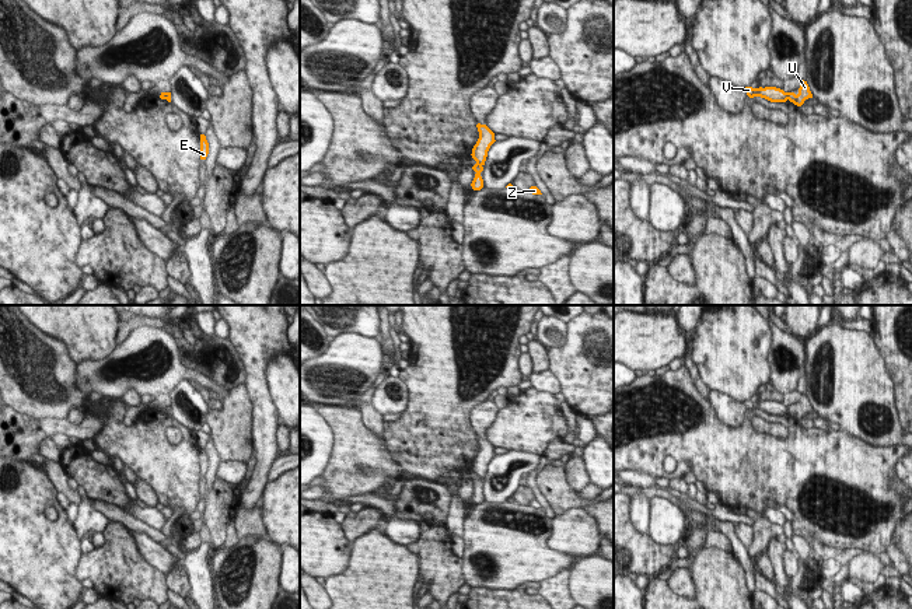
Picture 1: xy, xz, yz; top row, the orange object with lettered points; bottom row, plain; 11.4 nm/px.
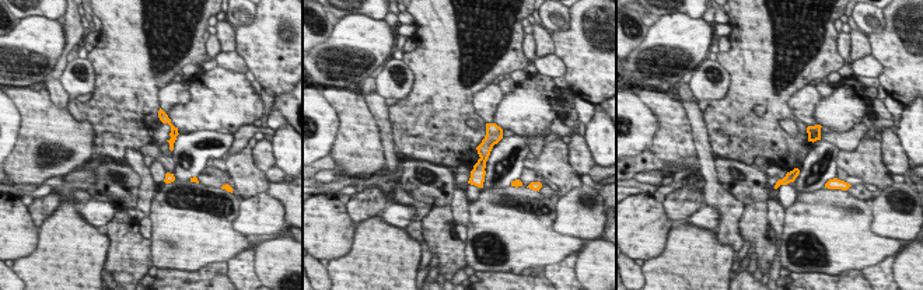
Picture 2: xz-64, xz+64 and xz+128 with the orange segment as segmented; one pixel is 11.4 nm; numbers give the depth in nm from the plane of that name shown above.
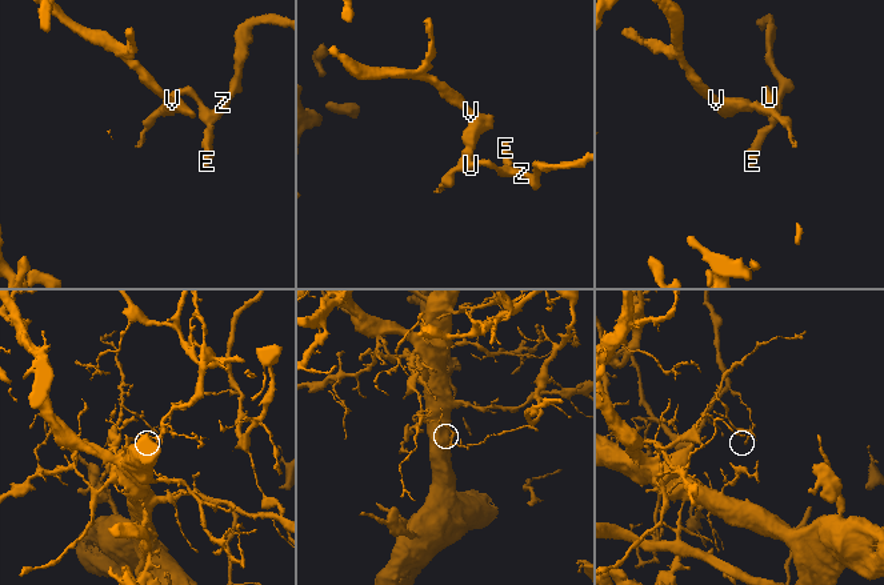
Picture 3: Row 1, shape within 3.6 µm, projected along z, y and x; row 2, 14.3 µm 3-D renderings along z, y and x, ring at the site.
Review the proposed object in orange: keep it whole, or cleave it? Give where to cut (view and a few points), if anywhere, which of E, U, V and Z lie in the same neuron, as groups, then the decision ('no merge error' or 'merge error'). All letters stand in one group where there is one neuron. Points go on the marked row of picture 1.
cut in yz along (786, 93), (788, 98); E U Z / V; merge error

